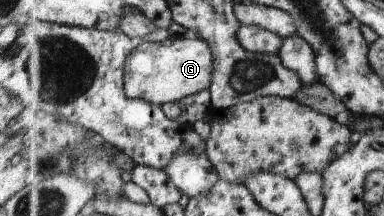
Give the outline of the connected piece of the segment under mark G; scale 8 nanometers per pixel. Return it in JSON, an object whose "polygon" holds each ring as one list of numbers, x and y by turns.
{"polygon":[[164,35,159,41,138,42,125,63,125,88,129,98,143,99,159,106,210,89,215,77,215,55,206,40]]}

